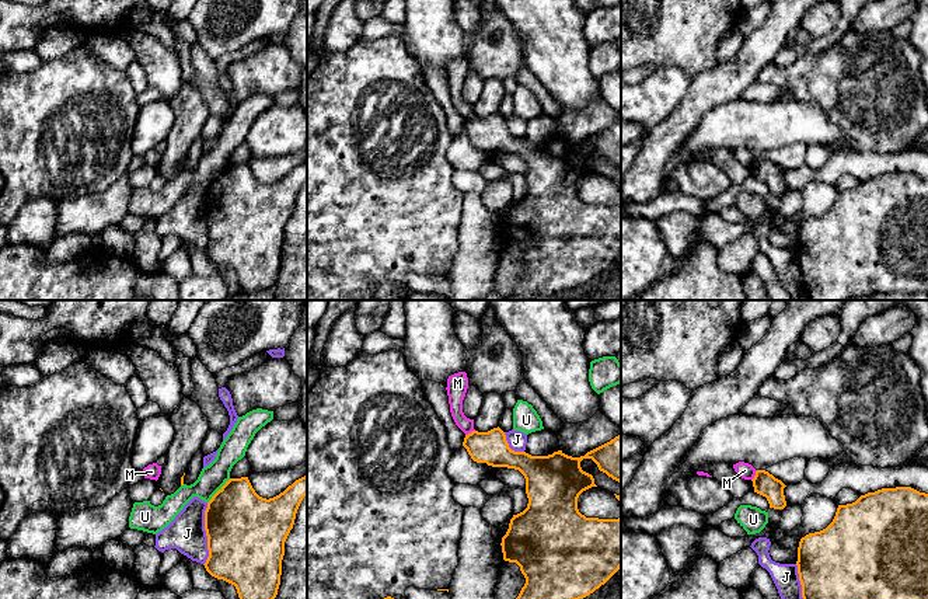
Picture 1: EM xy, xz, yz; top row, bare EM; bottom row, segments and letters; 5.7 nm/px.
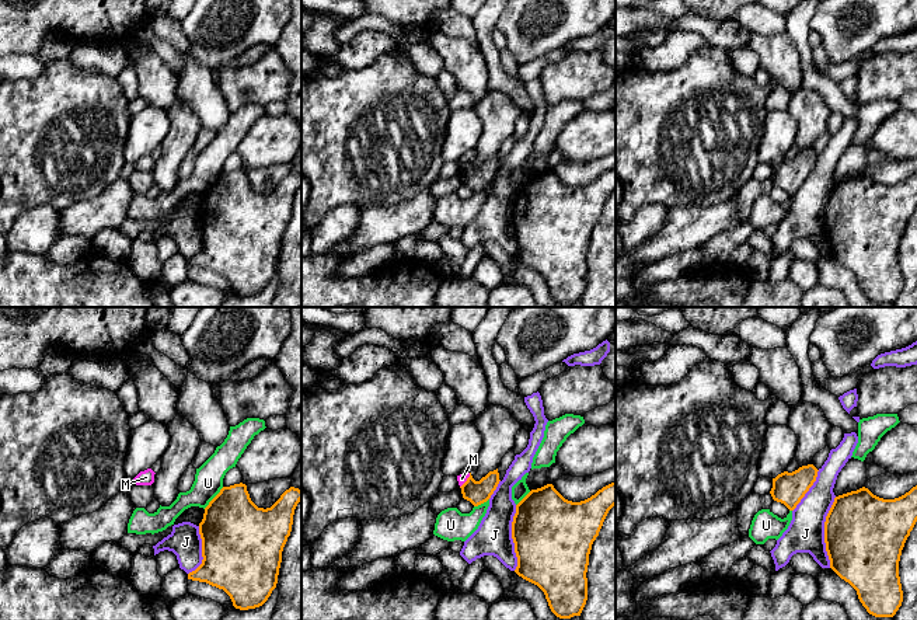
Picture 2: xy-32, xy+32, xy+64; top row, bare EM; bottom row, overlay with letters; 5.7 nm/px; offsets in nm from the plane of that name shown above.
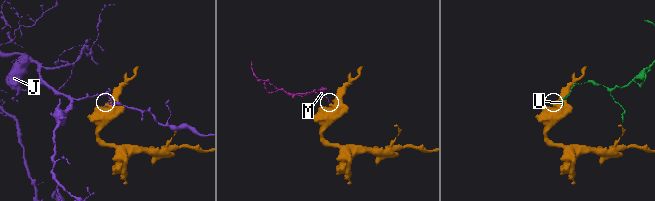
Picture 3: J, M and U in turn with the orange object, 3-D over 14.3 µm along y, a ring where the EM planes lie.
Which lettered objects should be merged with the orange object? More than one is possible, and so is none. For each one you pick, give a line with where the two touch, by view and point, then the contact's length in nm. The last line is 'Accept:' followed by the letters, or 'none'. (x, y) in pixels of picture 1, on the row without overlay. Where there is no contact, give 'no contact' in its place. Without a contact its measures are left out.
Accept: none

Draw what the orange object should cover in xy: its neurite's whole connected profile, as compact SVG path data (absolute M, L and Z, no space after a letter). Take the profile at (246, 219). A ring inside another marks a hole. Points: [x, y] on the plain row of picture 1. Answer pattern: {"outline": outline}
{"outline": "M306 161L269 185L255 178L248 163L241 163L226 167L207 188L205 216L209 243L203 251L212 262L236 272L241 290L259 292L276 283L285 227L293 215L297 195L306 181Z"}

